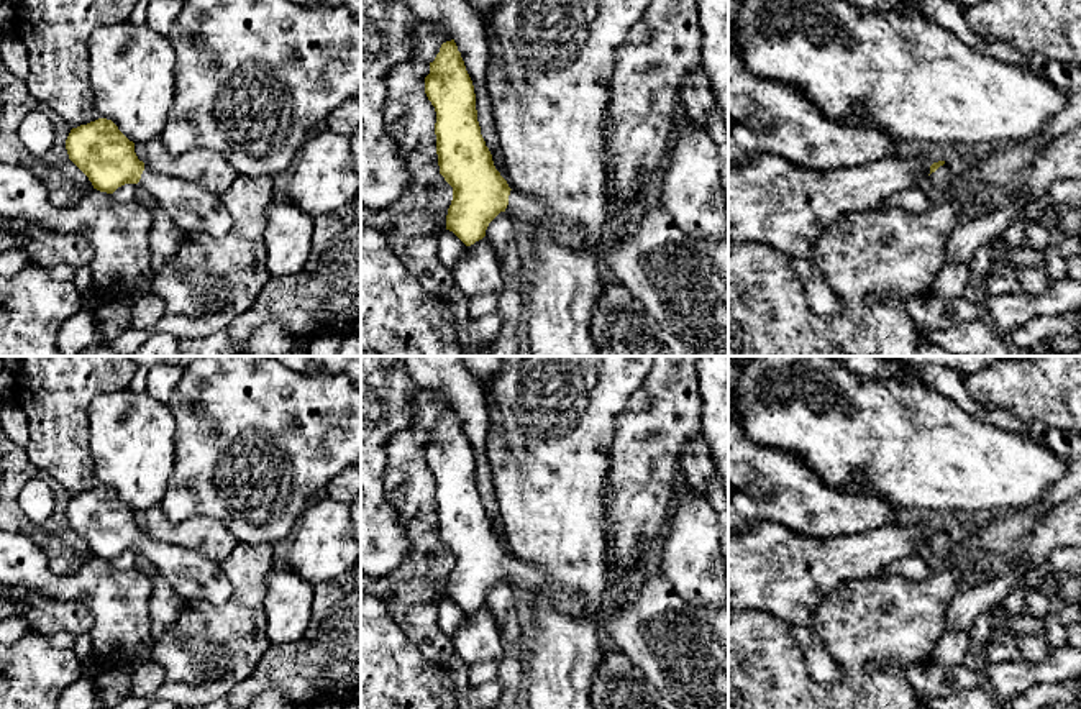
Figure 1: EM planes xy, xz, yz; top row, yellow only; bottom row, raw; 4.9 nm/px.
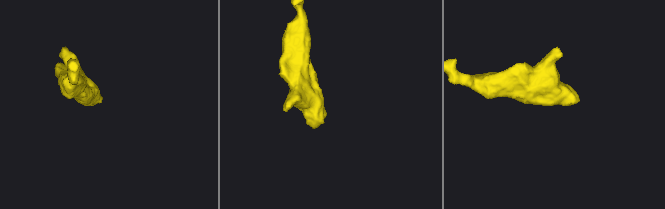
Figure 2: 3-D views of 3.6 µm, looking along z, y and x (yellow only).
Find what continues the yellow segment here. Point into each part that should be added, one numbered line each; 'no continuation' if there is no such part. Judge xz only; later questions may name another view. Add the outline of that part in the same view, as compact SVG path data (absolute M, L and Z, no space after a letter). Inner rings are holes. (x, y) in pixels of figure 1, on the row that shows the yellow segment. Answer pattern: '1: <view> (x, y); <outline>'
1: xz (527, 209); M510 190L505 212L528 228L550 226L553 231L553 238L561 246L571 249L582 248L587 230L576 223L556 223L546 212L545 205L533 195Z

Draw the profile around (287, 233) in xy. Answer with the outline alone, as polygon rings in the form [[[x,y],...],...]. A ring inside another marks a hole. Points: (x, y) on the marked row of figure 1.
[[[277,199],[264,226],[266,266],[272,277],[292,276],[303,269],[312,251],[313,217],[290,200]]]

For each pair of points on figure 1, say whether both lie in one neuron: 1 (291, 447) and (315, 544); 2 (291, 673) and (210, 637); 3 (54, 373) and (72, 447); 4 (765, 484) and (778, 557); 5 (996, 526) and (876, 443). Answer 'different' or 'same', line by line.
1: different
2: different
3: same
4: different
5: different

